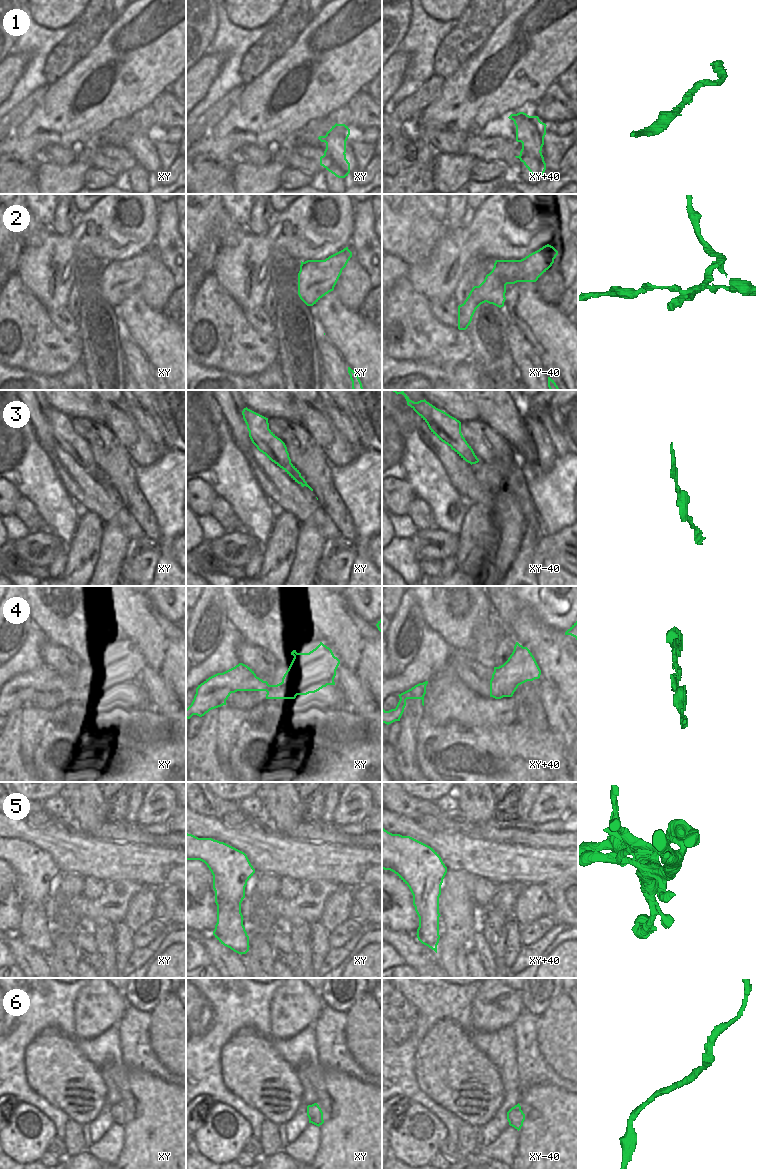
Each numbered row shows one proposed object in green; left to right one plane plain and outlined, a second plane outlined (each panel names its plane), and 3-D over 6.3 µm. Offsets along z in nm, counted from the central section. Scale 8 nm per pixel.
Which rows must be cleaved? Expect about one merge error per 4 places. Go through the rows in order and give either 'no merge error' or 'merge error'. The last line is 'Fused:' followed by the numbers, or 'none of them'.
1: no merge error
2: merge error
3: no merge error
4: no merge error
5: no merge error
6: no merge error
Fused: 2

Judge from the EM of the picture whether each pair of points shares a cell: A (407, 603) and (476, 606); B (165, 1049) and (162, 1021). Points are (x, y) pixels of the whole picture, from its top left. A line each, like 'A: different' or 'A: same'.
A: different
B: same

